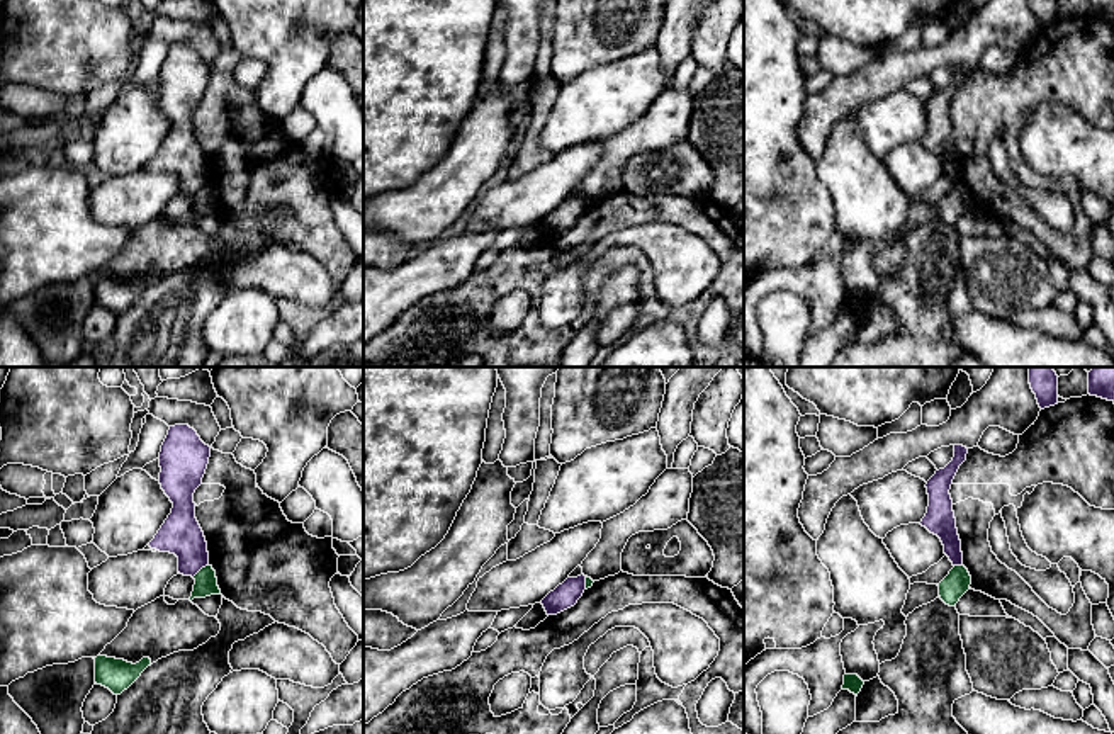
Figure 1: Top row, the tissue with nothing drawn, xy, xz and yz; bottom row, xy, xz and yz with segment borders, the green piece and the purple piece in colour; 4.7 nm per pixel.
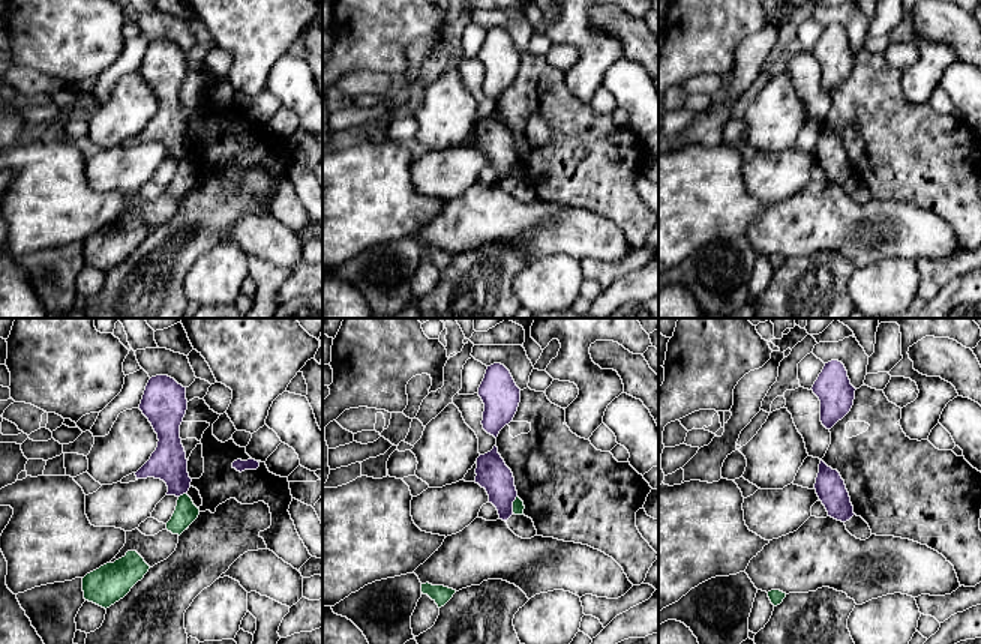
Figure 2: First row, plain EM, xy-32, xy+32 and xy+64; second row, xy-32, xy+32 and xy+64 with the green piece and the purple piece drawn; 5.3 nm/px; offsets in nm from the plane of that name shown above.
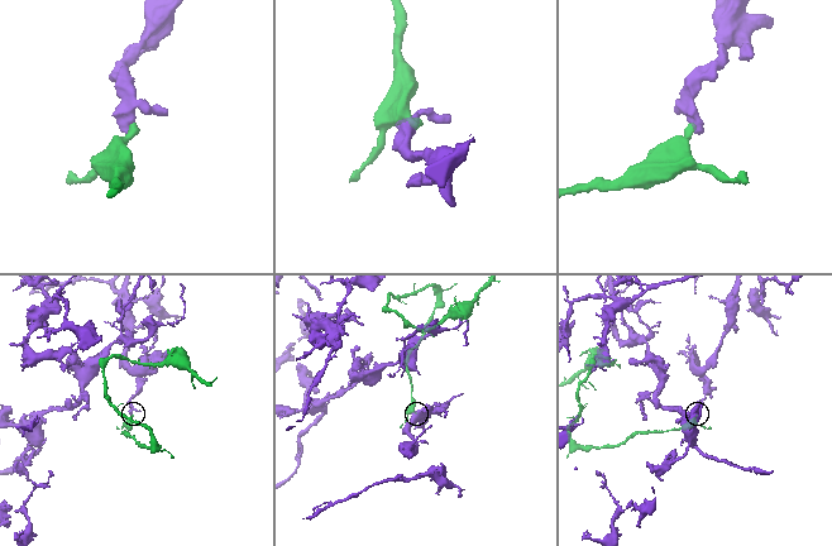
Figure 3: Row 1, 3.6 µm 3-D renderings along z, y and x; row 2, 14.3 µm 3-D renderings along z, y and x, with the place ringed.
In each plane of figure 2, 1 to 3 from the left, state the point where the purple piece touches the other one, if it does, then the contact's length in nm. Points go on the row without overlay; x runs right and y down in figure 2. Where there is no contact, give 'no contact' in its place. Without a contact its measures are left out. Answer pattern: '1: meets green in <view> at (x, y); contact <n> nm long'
1: meets green in xy-32 at (183, 158); contact 50 nm long
2: meets green in xy+32 at (513, 168); contact 100 nm long
3: no contact

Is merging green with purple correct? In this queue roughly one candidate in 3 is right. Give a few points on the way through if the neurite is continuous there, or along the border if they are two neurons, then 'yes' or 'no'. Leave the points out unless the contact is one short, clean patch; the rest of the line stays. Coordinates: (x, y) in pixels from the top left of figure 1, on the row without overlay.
border xy (208, 184), (192, 196); no

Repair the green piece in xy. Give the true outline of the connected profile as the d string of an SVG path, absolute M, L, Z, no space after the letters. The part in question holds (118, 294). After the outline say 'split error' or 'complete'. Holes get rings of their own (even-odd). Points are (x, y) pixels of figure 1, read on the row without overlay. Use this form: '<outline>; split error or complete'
M97 275L95 279L95 302L109 308L114 314L121 314L127 309L141 292L151 285L149 277L143 277L132 284L124 279Z; complete

